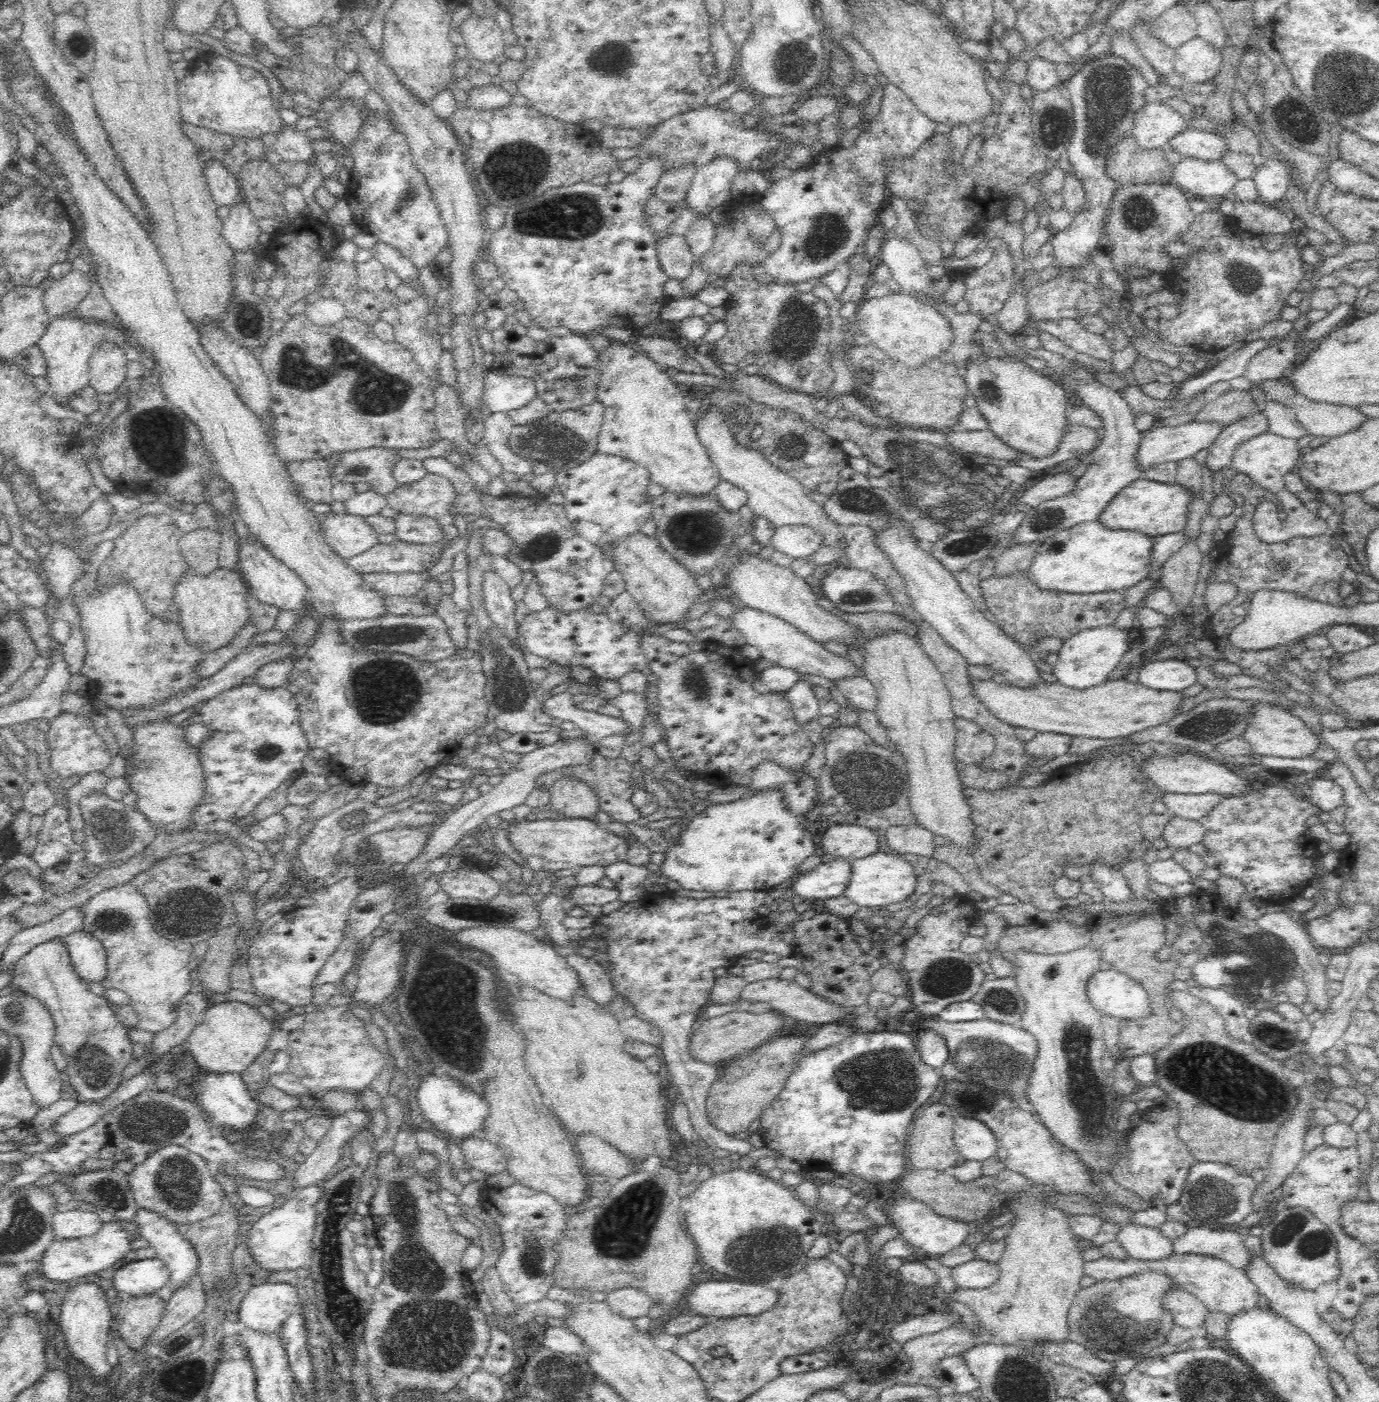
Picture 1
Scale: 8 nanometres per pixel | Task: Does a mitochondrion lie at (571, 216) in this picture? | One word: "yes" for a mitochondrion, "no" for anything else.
yes

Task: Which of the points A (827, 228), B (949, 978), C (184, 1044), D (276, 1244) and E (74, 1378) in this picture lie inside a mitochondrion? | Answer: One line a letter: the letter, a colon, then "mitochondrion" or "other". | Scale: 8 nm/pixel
A: mitochondrion
B: mitochondrion
C: other
D: other
E: other

